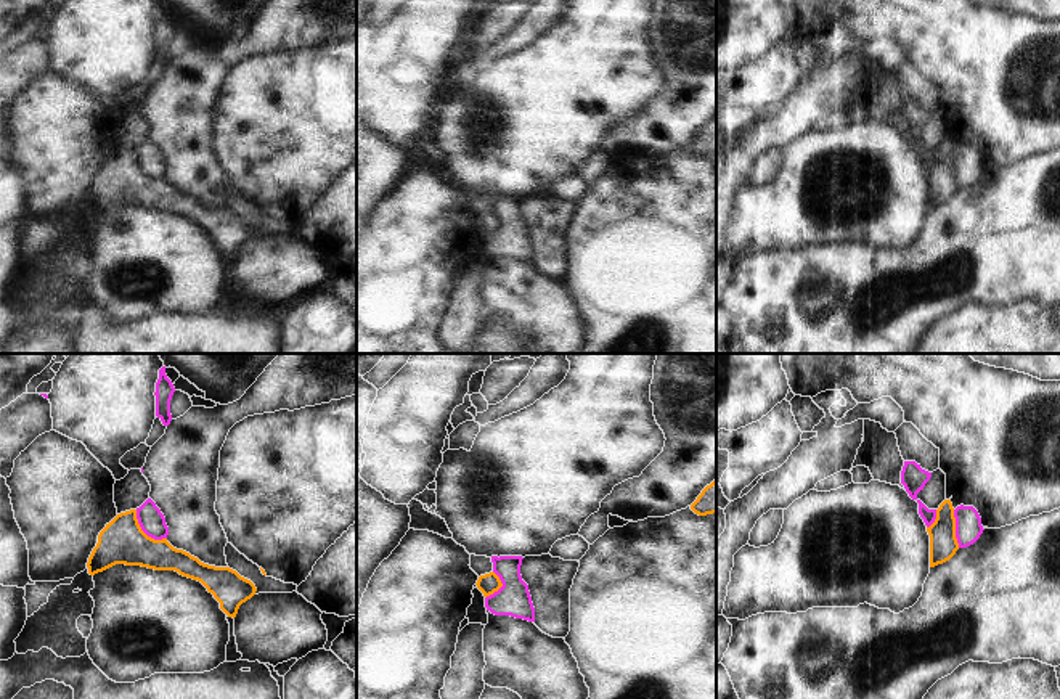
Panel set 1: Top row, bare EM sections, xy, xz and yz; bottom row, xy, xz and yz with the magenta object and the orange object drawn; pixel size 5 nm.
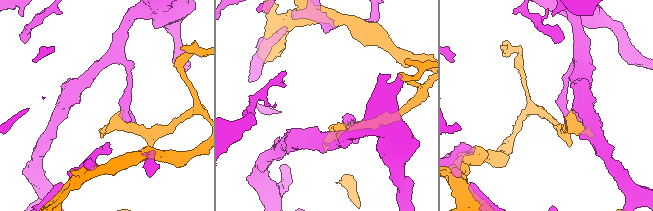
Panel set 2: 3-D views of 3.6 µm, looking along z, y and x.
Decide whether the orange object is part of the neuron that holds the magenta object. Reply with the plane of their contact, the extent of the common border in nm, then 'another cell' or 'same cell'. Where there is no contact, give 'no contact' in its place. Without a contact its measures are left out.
contact in xy; length 220 nm; another cell

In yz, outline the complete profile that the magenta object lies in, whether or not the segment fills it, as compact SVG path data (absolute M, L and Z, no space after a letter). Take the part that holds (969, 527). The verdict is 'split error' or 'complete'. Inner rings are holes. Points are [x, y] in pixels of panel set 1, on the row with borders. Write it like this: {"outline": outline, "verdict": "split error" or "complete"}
{"outline": "M960 505L954 509L954 517L959 548L973 545L985 530L978 511L973 506Z", "verdict": "complete"}

